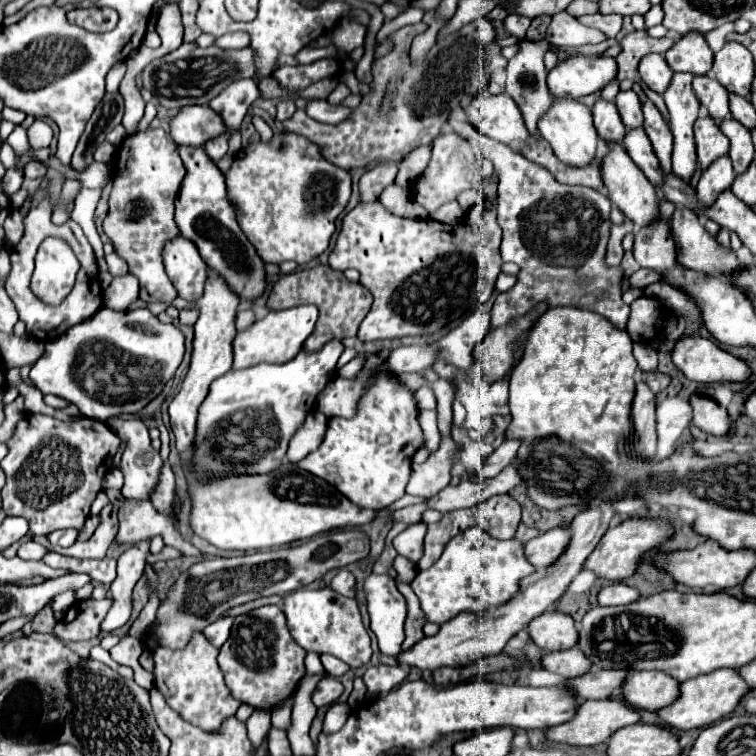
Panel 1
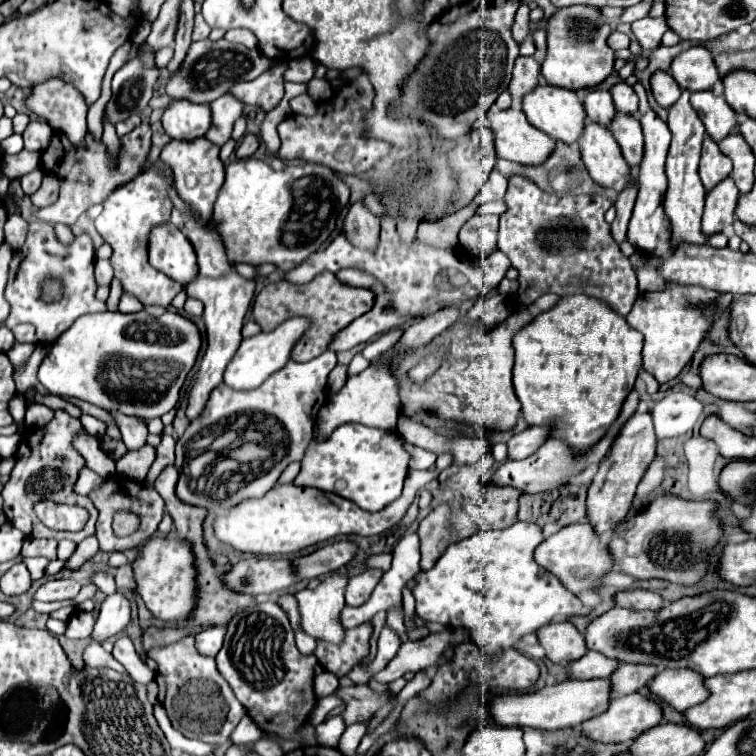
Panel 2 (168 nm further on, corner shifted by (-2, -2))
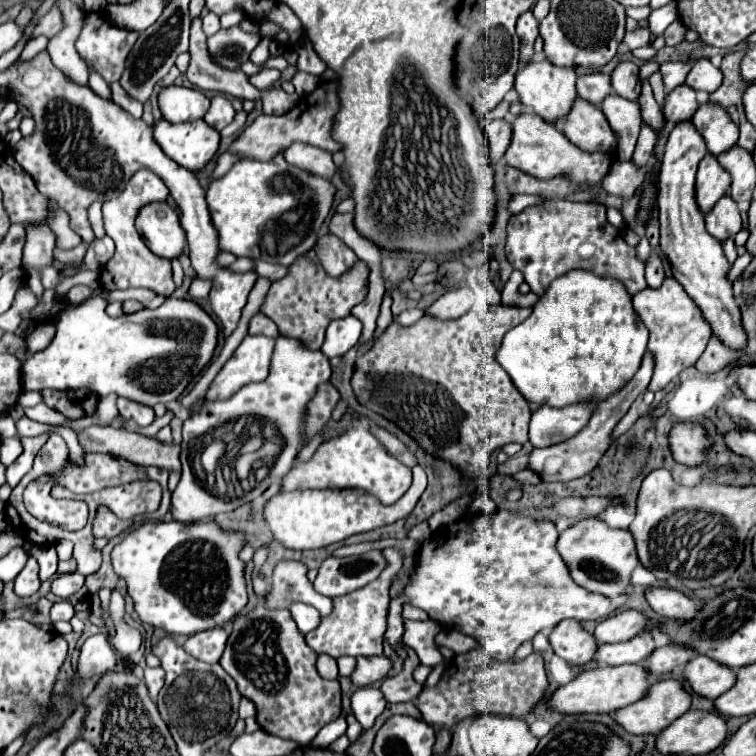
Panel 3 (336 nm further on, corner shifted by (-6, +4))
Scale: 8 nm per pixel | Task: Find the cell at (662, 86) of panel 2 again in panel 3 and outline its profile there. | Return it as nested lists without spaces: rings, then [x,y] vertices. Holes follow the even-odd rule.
[[[682,84],[676,90],[672,90],[666,96],[666,120],[668,122],[680,122],[680,120],[692,120],[692,114],[698,110],[698,102],[696,102],[696,92]]]

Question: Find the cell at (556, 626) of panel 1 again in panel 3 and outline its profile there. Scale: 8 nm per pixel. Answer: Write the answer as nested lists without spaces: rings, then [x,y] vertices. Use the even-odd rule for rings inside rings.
[[[562,620],[550,634],[550,644],[554,652],[572,666],[588,664],[598,644],[590,632],[586,632],[578,620]]]

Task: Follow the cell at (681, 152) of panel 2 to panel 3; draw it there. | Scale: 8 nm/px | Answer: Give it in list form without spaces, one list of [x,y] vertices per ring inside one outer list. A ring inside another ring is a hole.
[[[680,122],[668,136],[662,170],[658,178],[658,208],[660,208],[660,248],[672,266],[674,278],[682,284],[686,294],[700,308],[704,320],[710,324],[712,334],[730,350],[742,350],[748,344],[742,326],[740,306],[732,296],[732,282],[726,278],[730,264],[716,238],[706,232],[702,212],[696,204],[696,170],[706,154],[704,138],[692,122]]]

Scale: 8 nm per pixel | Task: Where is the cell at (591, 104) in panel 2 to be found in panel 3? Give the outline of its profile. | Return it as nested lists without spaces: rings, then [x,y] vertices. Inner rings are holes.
[[[602,72],[578,76],[576,92],[578,92],[578,96],[580,96],[582,100],[592,102],[592,104],[598,106],[598,104],[612,92],[610,76],[608,76],[608,74],[602,74]]]

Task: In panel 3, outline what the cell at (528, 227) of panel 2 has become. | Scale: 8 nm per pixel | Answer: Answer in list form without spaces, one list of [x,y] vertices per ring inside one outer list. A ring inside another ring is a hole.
[[[546,200],[544,206],[530,206],[520,214],[510,218],[508,242],[506,242],[508,262],[524,274],[524,280],[536,296],[542,296],[552,280],[566,274],[568,270],[582,268],[598,276],[608,276],[620,280],[626,290],[634,296],[646,288],[644,262],[638,258],[620,232],[612,228],[606,220],[604,204],[590,202],[570,202],[570,200]],[[590,244],[592,256],[582,258],[578,248]]]

